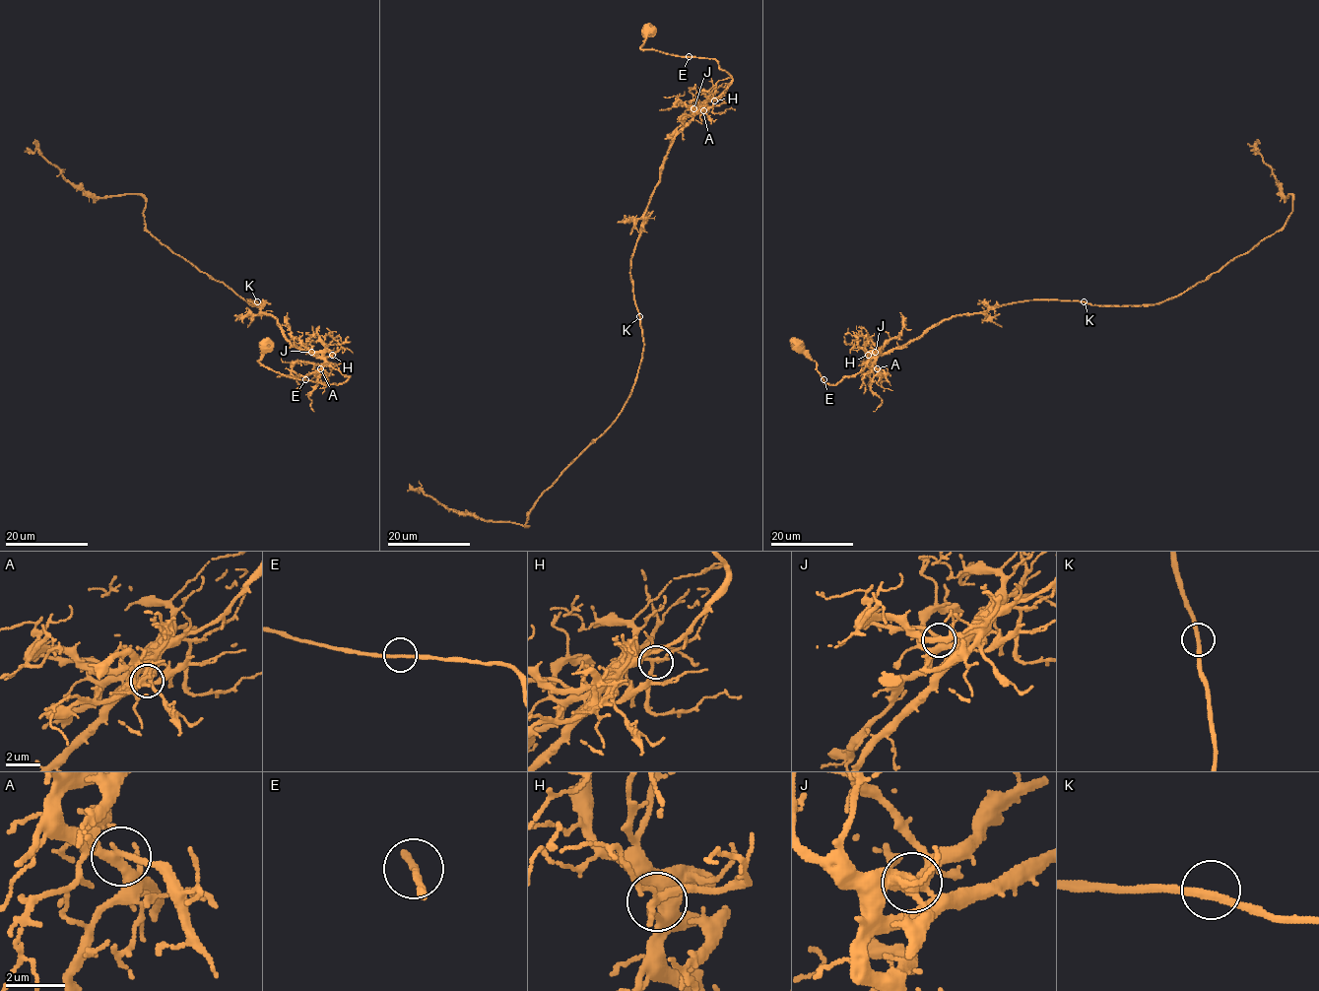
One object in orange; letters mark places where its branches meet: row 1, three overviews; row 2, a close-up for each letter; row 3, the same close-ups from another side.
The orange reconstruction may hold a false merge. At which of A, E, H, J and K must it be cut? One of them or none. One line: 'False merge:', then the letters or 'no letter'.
False merge: no letter

